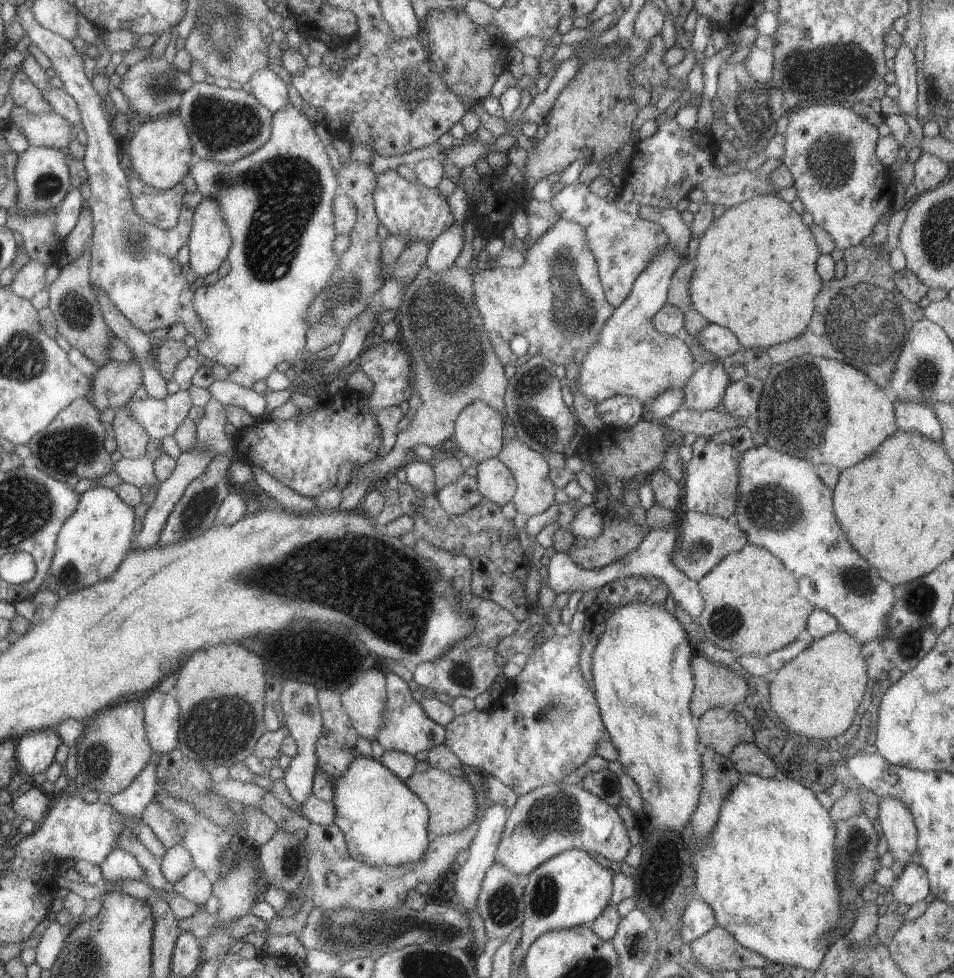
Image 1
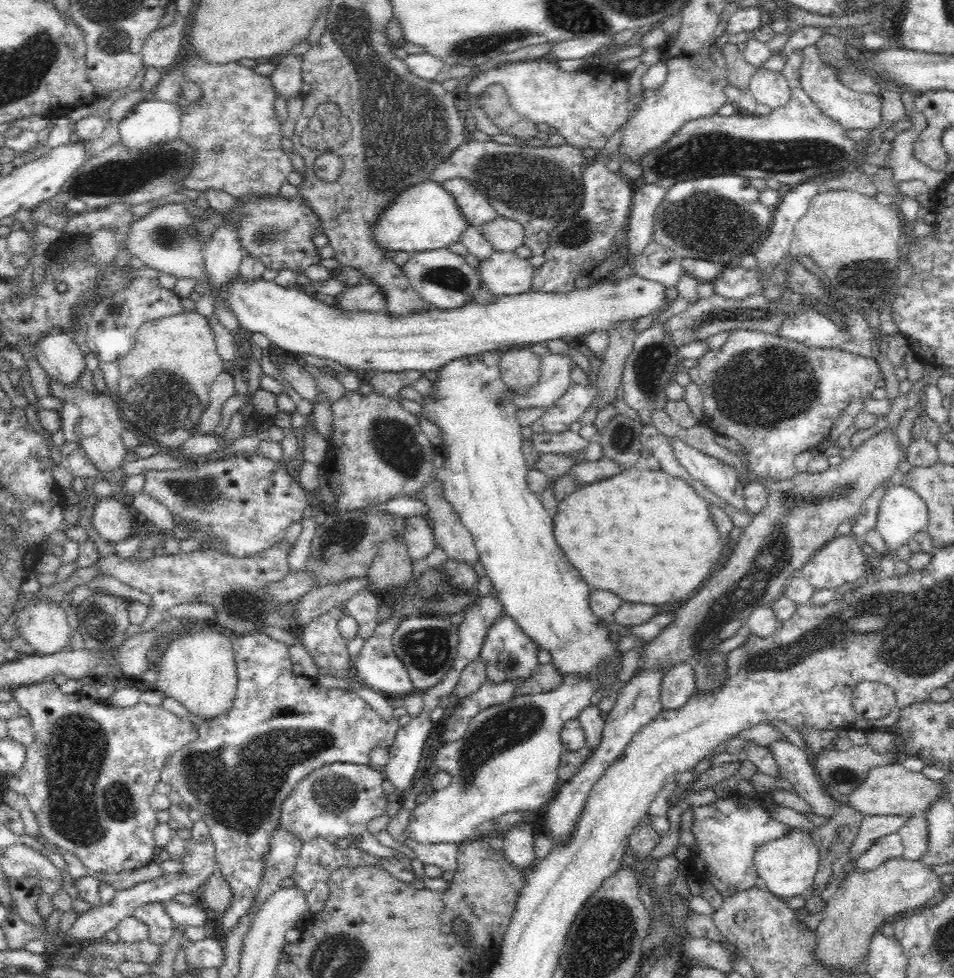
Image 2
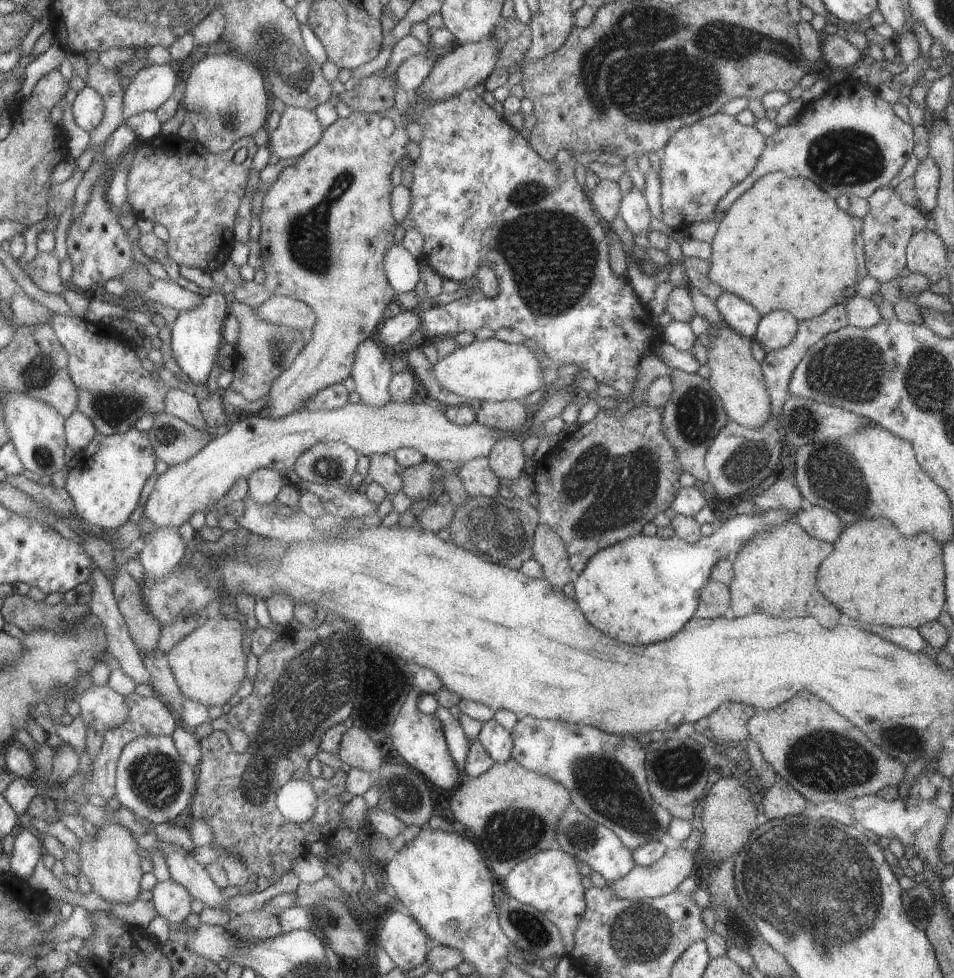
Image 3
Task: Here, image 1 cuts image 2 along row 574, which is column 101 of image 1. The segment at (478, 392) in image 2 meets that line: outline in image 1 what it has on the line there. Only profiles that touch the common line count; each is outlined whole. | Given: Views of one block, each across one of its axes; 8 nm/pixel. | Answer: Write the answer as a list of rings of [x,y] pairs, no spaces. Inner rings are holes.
[[[91,487],[80,494],[71,516],[59,529],[54,555],[43,587],[54,593],[57,601],[71,592],[87,588],[108,577],[131,550],[134,540],[133,509],[106,487]]]

